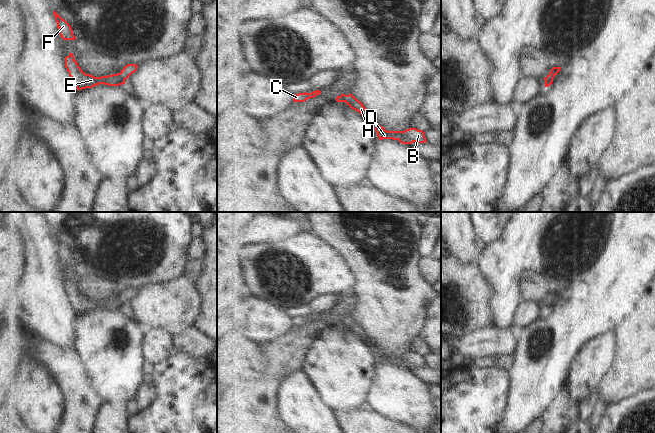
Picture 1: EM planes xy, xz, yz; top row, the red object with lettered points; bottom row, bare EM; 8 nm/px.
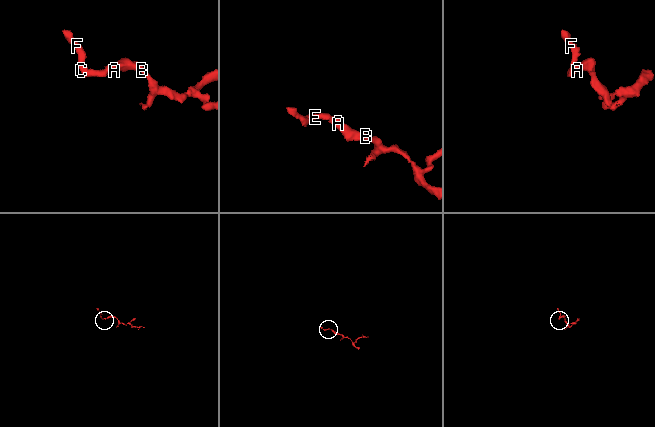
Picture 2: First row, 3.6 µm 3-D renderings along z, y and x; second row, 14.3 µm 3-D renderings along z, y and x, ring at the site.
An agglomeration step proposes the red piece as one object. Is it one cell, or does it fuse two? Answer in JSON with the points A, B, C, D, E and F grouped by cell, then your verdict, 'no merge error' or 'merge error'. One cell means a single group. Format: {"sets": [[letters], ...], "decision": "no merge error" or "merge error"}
{"sets": [["A", "B", "C", "D", "E", "F"]], "decision": "no merge error"}

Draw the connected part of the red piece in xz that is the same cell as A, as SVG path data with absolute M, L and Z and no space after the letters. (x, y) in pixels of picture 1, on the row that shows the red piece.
M341 94L335 98L337 102L345 102L351 109L359 112L372 126L377 133L379 140L393 139L398 140L402 144L424 143L427 142L422 130L409 128L404 131L387 131L384 127L378 125L369 115L363 104L358 101L352 94Z

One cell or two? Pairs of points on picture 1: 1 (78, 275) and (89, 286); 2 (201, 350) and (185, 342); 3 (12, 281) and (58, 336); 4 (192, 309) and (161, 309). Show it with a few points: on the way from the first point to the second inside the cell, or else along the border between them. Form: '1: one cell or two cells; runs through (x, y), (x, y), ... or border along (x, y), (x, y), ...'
1: two cells; border along (89, 274), (82, 279), (77, 287)
2: one cell; runs through (197, 346), (193, 342), (189, 342)
3: two cells; border along (25, 266), (17, 303)
4: one cell; runs through (184, 309), (169, 309)

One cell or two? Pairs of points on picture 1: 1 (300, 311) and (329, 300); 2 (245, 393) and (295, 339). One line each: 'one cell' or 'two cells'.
1: one cell
2: one cell

